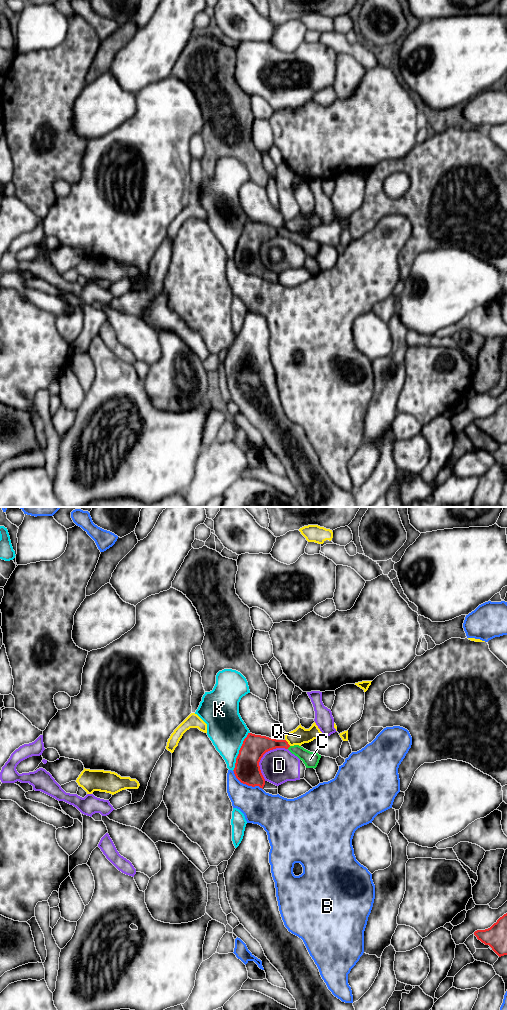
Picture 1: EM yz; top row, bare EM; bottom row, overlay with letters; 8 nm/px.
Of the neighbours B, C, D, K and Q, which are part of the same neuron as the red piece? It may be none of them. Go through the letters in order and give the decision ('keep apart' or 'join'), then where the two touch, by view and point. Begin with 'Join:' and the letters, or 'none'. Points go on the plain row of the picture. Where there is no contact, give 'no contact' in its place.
Join: C
B: keep apart; meets red in yz at (246, 272)
C: join; meets red in yz at (288, 235)
D: keep apart; meets red in yz at (262, 244)
K: keep apart; meets red in yz at (239, 239)
Q: keep apart; meets red in yz at (287, 230)

